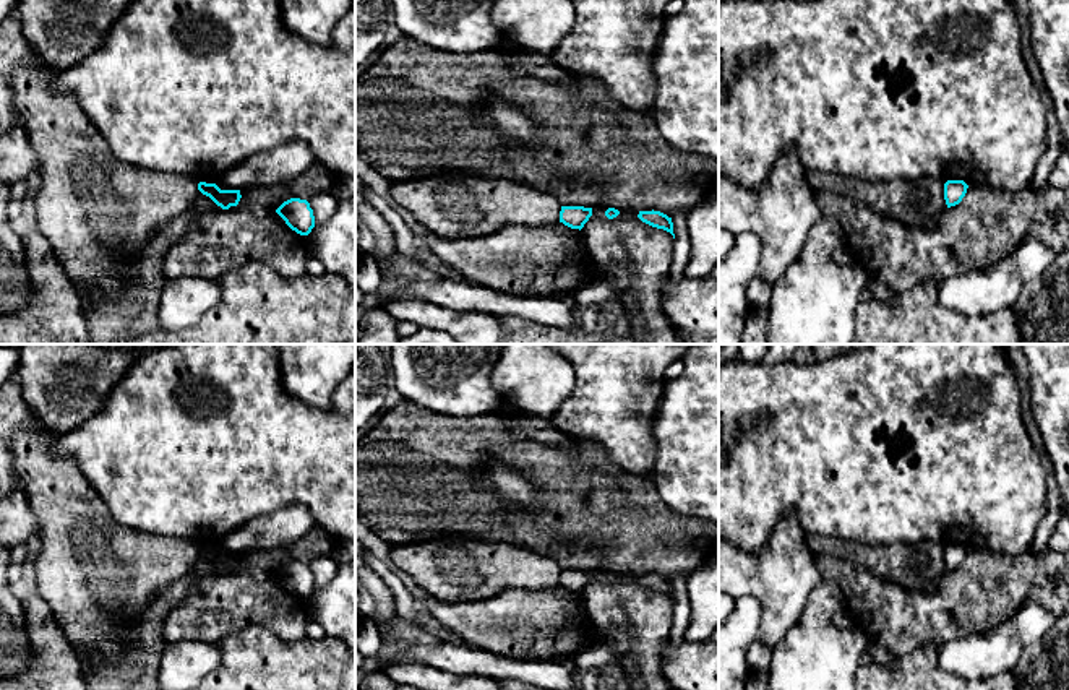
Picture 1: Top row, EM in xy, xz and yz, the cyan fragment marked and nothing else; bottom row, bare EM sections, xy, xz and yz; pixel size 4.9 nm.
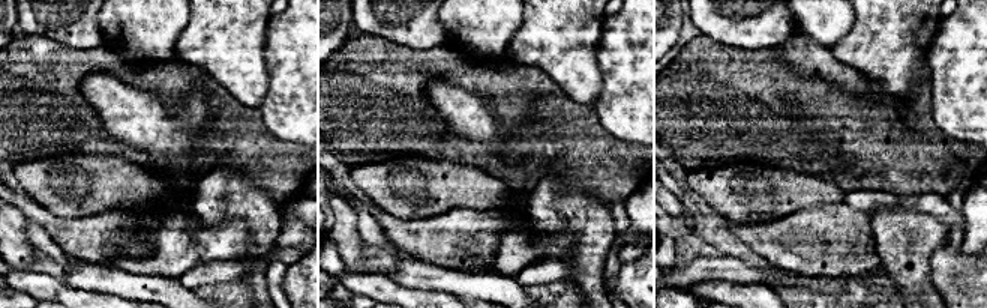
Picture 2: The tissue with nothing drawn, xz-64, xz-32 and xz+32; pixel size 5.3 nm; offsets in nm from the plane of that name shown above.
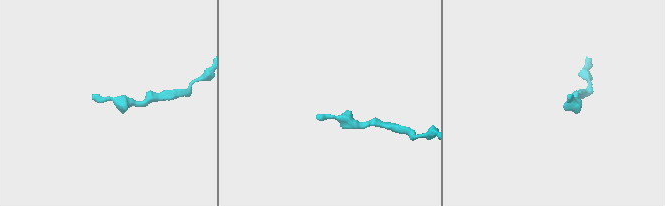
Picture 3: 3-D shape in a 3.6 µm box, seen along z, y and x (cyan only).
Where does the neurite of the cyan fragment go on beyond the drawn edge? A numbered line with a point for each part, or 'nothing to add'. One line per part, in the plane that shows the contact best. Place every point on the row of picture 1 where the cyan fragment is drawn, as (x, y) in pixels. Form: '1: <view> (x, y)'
nothing to add

